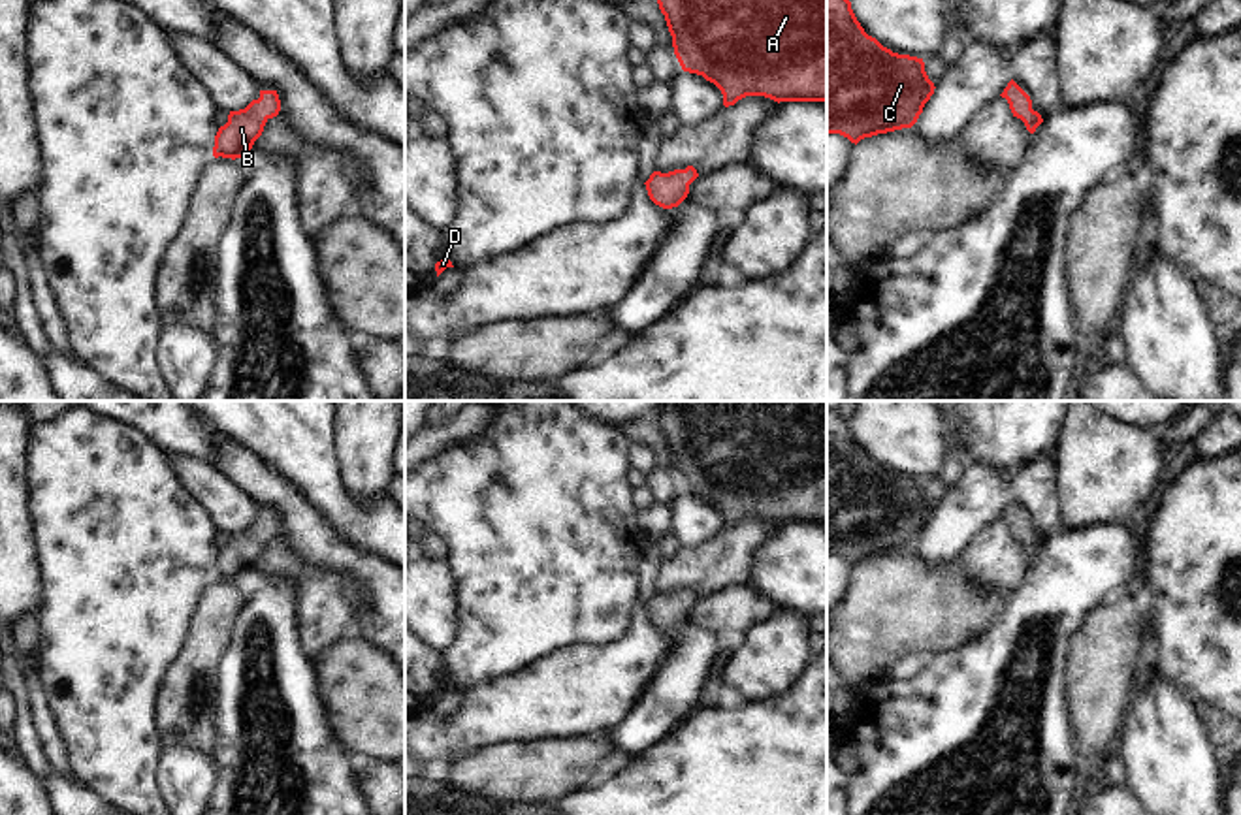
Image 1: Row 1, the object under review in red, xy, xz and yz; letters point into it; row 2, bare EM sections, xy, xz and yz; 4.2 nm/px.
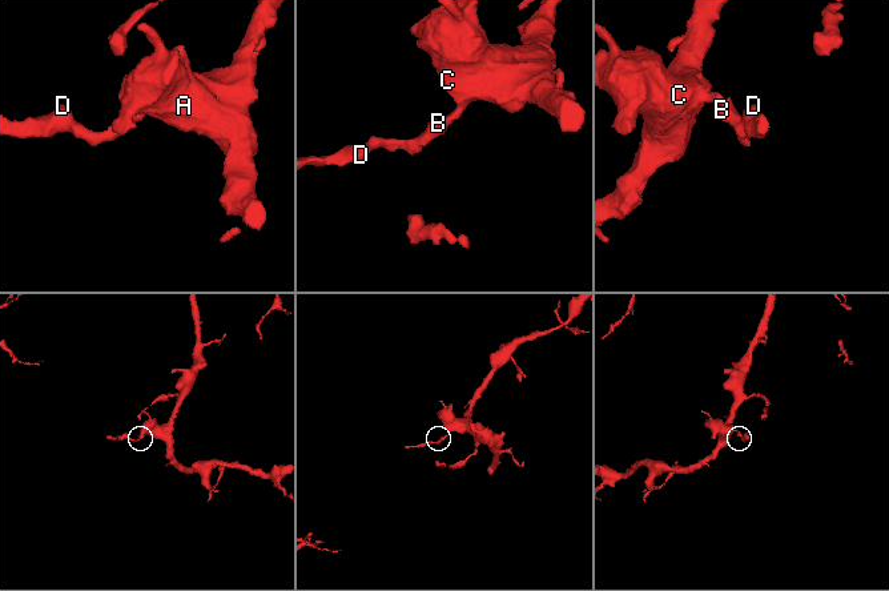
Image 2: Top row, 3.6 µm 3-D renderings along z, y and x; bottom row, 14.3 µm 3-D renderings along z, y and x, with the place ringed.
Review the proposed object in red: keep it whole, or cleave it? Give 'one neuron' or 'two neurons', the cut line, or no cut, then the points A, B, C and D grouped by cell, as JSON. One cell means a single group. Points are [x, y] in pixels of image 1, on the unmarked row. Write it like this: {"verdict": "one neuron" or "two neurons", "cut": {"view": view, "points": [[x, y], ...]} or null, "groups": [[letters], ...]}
{"verdict": "one neuron", "cut": null, "groups": [["A", "B", "C", "D"]]}

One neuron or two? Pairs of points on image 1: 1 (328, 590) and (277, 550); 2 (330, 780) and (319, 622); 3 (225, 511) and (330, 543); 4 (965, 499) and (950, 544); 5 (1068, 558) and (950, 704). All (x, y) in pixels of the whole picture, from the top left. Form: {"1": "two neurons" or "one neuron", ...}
{"1": "one neuron", "2": "two neurons", "3": "two neurons", "4": "one neuron", "5": "one neuron"}

